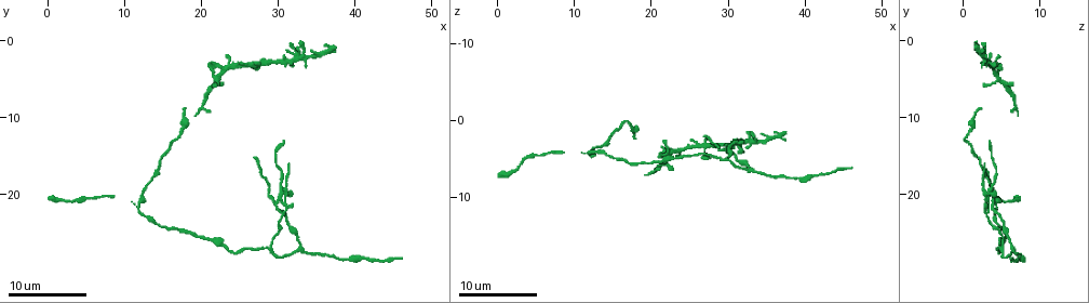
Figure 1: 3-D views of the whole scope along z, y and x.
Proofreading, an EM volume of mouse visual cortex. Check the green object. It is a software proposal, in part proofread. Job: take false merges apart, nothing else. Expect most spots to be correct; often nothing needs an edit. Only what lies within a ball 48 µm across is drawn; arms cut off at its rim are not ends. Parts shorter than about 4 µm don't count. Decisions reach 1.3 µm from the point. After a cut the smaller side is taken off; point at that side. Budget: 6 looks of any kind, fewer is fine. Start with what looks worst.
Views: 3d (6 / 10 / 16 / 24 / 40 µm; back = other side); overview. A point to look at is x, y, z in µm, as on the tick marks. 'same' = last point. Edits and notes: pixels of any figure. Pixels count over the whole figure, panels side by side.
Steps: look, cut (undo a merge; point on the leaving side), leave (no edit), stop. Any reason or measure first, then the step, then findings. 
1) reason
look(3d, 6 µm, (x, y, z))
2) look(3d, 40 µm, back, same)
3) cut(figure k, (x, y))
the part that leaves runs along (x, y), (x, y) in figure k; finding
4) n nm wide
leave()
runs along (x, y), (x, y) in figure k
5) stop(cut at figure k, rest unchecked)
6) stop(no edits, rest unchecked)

a fork
look(3d, 16 µm, (33.0, 26.5, 6.5))

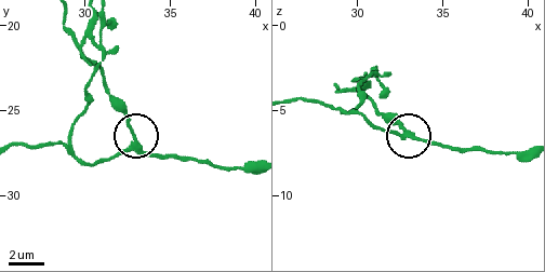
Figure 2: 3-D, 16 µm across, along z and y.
from behind
look(3d, 16 µm, back, (33.0, 26.8, 6.2))

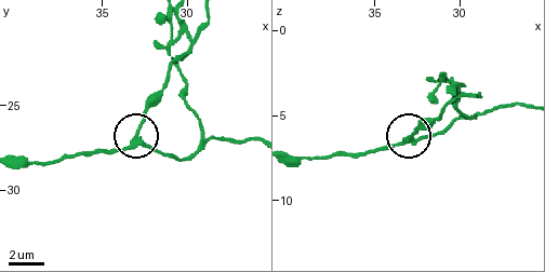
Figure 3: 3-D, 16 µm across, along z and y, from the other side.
200 nm wide
leave()
runs along (251, 141), (216, 137), (168, 155), (137, 133), (154, 104) in figure 3; one neuron here

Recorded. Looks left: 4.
a fork
look(3d, 10 µm, (29.0, 27.0, 5.0))

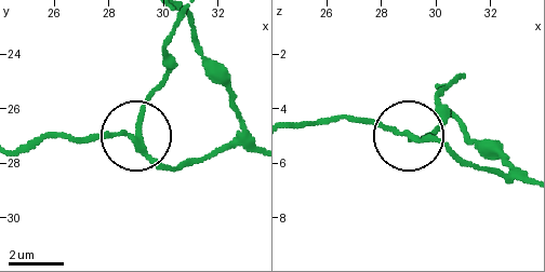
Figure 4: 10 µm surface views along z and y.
3 arms
cut(figure 4, (143, 103))
the part that leaves runs along (144, 144), (137, 119), (163, 77), (176, 21) in figure 4; a second neuron is stuck on

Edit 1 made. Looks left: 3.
four-way junction
look(3d, 10 µm, (22.0, 5.0, 5.0))

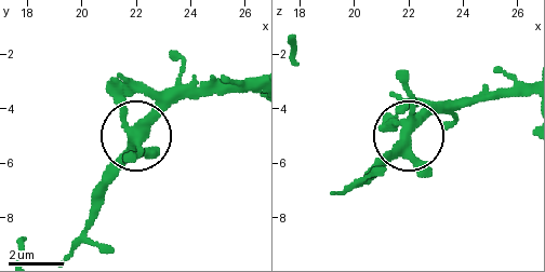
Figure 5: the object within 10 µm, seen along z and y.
look(3d, 6 µm, (22.0, 4.9, 4.7))

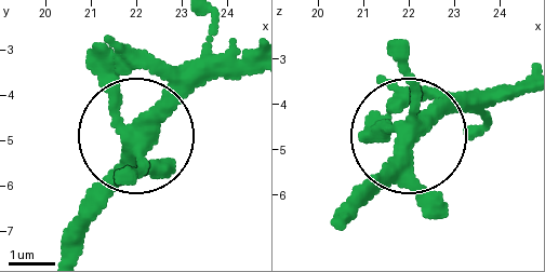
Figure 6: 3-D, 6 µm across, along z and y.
leave()
continuous, no second neuron

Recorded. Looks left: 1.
stop(cut at figure 4, rest unchecked)

